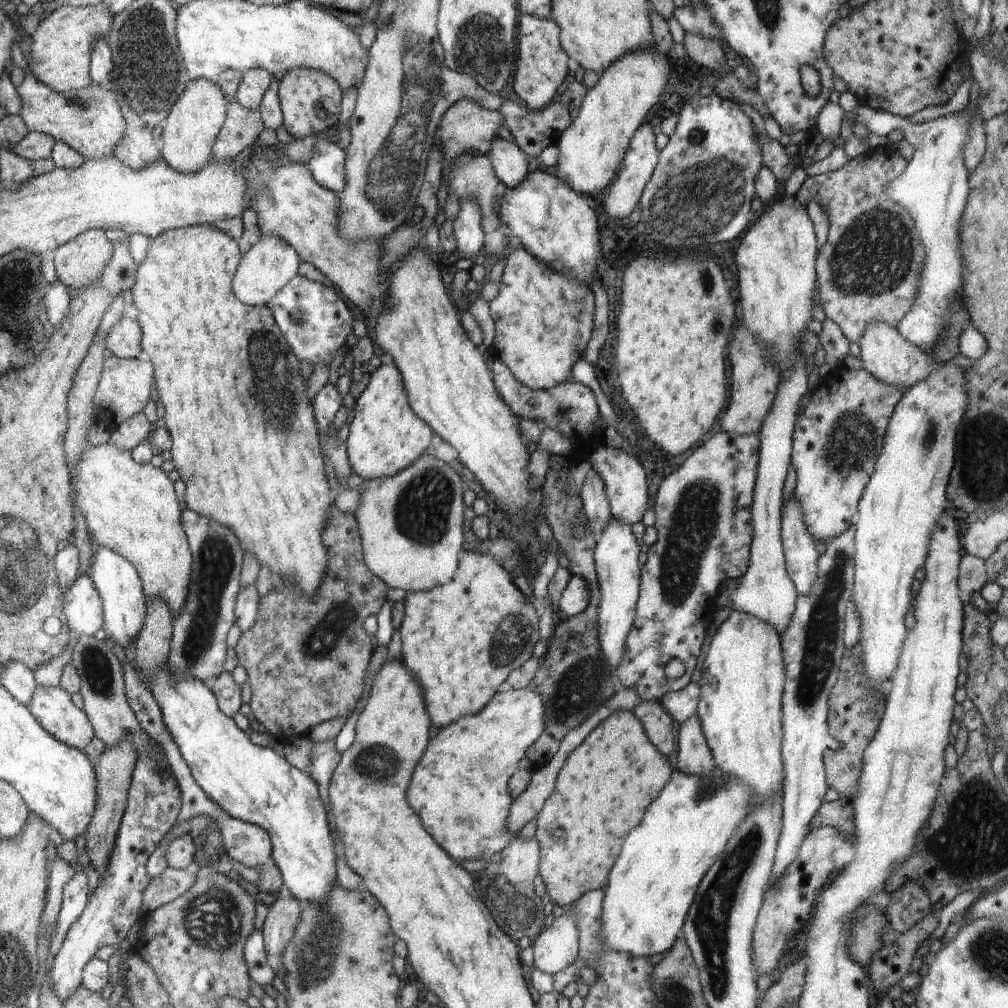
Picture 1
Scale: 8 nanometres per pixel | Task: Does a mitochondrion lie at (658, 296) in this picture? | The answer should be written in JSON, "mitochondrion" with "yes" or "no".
{"mitochondrion":"no"}

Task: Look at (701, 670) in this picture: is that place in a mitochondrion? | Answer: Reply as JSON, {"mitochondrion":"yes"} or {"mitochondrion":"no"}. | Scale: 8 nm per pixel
{"mitochondrion":"no"}

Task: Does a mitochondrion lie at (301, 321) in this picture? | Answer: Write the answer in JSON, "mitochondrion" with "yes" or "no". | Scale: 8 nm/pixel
{"mitochondrion":"yes"}

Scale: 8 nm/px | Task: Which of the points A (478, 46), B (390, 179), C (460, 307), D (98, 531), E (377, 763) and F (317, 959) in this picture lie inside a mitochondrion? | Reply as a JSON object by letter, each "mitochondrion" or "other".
{"A":"mitochondrion","B":"mitochondrion","C":"other","D":"other","E":"mitochondrion","F":"mitochondrion"}

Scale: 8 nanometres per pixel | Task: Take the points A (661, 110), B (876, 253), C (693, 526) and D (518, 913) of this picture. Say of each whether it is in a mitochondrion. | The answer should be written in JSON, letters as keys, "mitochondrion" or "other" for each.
{"A":"other","B":"mitochondrion","C":"mitochondrion","D":"mitochondrion"}

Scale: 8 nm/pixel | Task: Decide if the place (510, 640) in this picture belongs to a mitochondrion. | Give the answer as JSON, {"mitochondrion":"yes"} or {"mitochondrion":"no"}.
{"mitochondrion":"yes"}

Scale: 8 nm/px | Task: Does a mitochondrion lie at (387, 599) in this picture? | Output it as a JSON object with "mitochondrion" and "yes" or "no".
{"mitochondrion":"no"}

